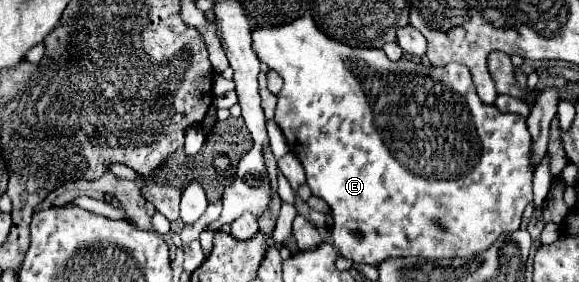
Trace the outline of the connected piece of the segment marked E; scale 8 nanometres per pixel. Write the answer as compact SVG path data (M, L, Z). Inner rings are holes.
M309 16L281 26L253 28L251 36L255 56L283 78L275 122L289 150L299 156L313 196L329 204L335 220L333 244L343 258L379 266L389 258L407 256L429 260L475 256L501 234L519 228L521 214L533 200L529 130L523 116L501 114L479 100L467 66L435 68L403 58L391 62L383 50L353 48L327 38ZM351 60L359 60L352 65L359 80L347 72Z

